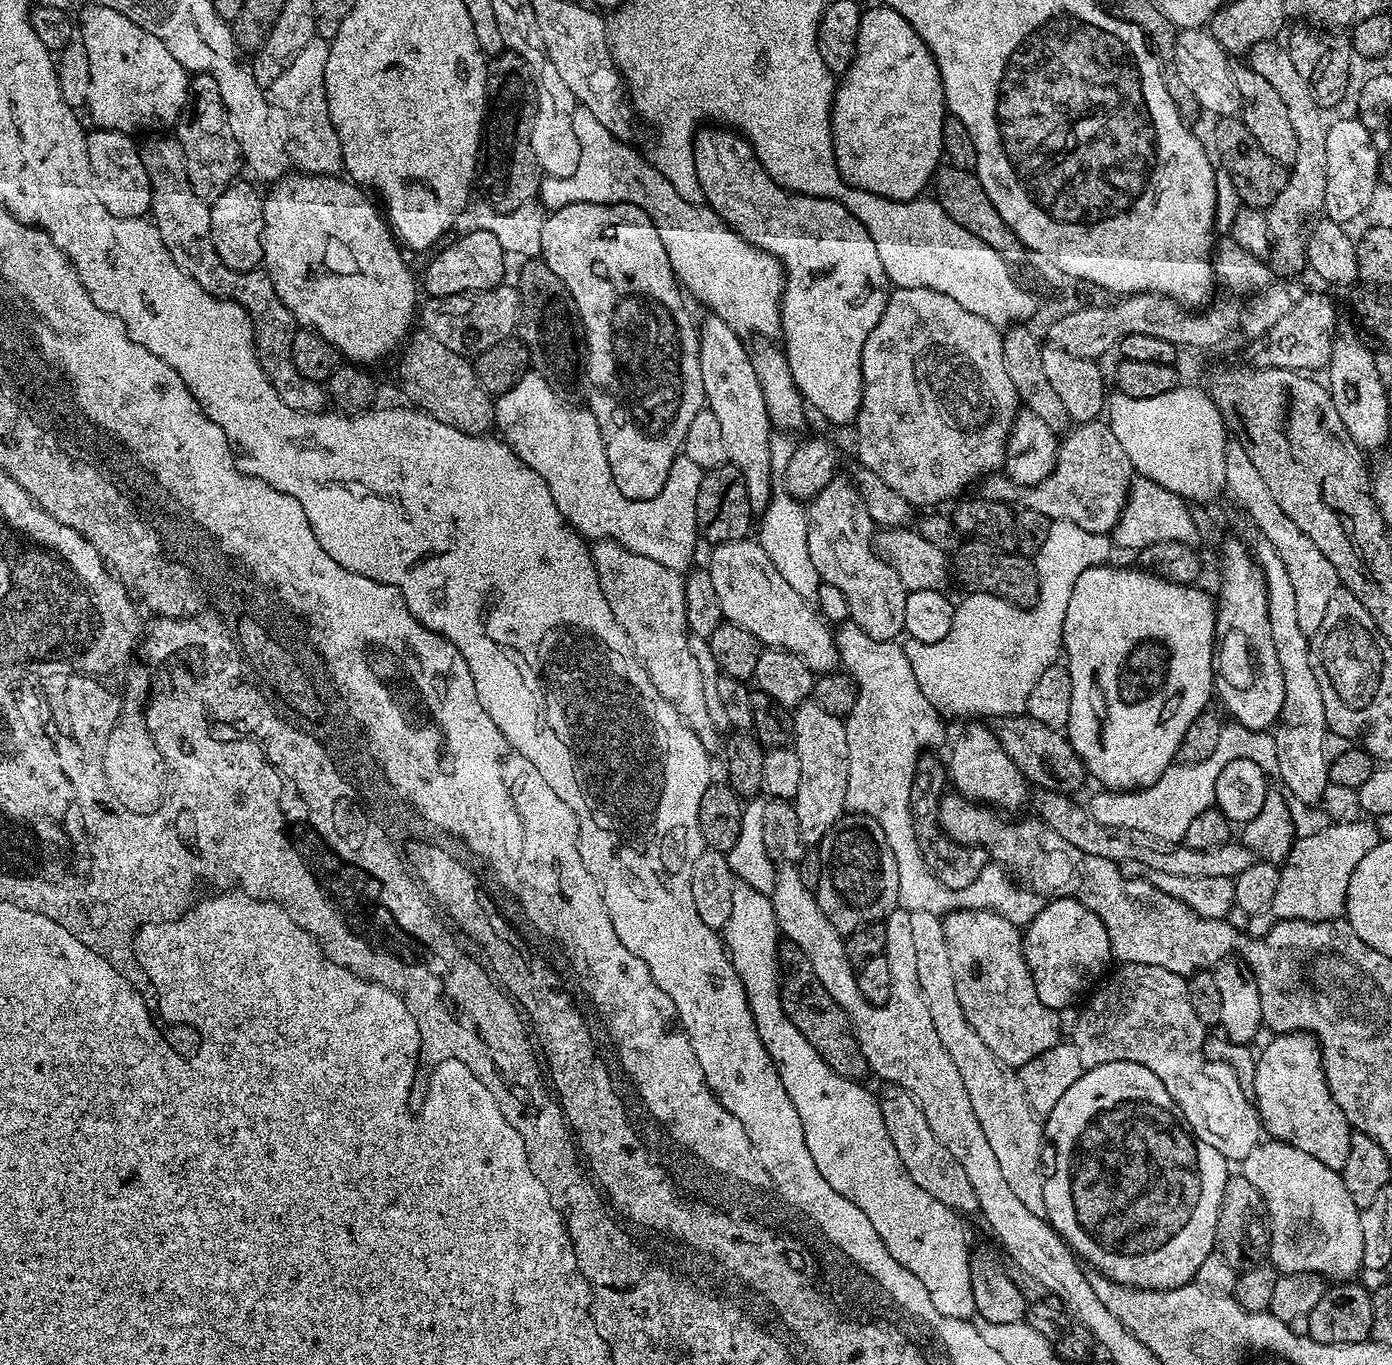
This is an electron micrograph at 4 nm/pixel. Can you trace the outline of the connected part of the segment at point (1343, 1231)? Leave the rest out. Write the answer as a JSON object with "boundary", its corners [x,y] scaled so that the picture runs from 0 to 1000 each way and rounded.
{"boundary":[[[909,834],[892,851],[892,861],[907,875],[911,884],[914,899],[914,909],[911,914],[910,922],[917,933],[943,932],[954,939],[968,939],[976,936],[978,925],[978,898],[977,886],[973,884],[966,868],[966,862],[955,854],[950,854],[947,848],[941,848],[936,842],[922,838],[920,835]]]}

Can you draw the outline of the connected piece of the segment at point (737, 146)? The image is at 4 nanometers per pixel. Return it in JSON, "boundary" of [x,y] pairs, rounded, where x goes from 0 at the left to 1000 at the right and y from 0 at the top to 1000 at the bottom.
{"boundary":[[[506,92],[498,103],[499,122],[504,136],[506,149],[514,155],[536,177],[559,190],[563,196],[563,214],[560,216],[560,242],[562,257],[566,262],[568,274],[575,290],[598,311],[611,311],[619,295],[619,253],[625,248],[625,242],[631,239],[636,227],[639,209],[634,198],[628,174],[622,171],[622,166],[598,147],[575,144],[565,141],[547,122],[540,106],[531,96],[519,92]]]}

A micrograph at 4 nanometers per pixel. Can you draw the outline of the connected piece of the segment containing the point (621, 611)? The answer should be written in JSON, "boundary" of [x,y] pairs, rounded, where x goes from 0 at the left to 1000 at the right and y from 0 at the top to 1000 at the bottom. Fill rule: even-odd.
{"boundary":[[[429,396],[425,402],[432,435],[441,453],[451,465],[454,475],[467,494],[470,503],[487,520],[496,535],[501,538],[506,548],[517,549],[519,539],[510,529],[507,508],[504,508],[504,494],[501,491],[501,485],[499,485],[499,479],[496,479],[491,422],[486,417],[476,415],[476,412],[470,412],[470,409],[455,406],[443,396]]]}

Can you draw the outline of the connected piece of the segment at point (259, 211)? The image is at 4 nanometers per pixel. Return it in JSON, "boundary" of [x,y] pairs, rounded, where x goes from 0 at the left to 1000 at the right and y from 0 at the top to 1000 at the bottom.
{"boundary":[[[170,130],[151,149],[151,168],[157,189],[165,198],[182,199],[190,189],[190,144],[180,131]]]}

